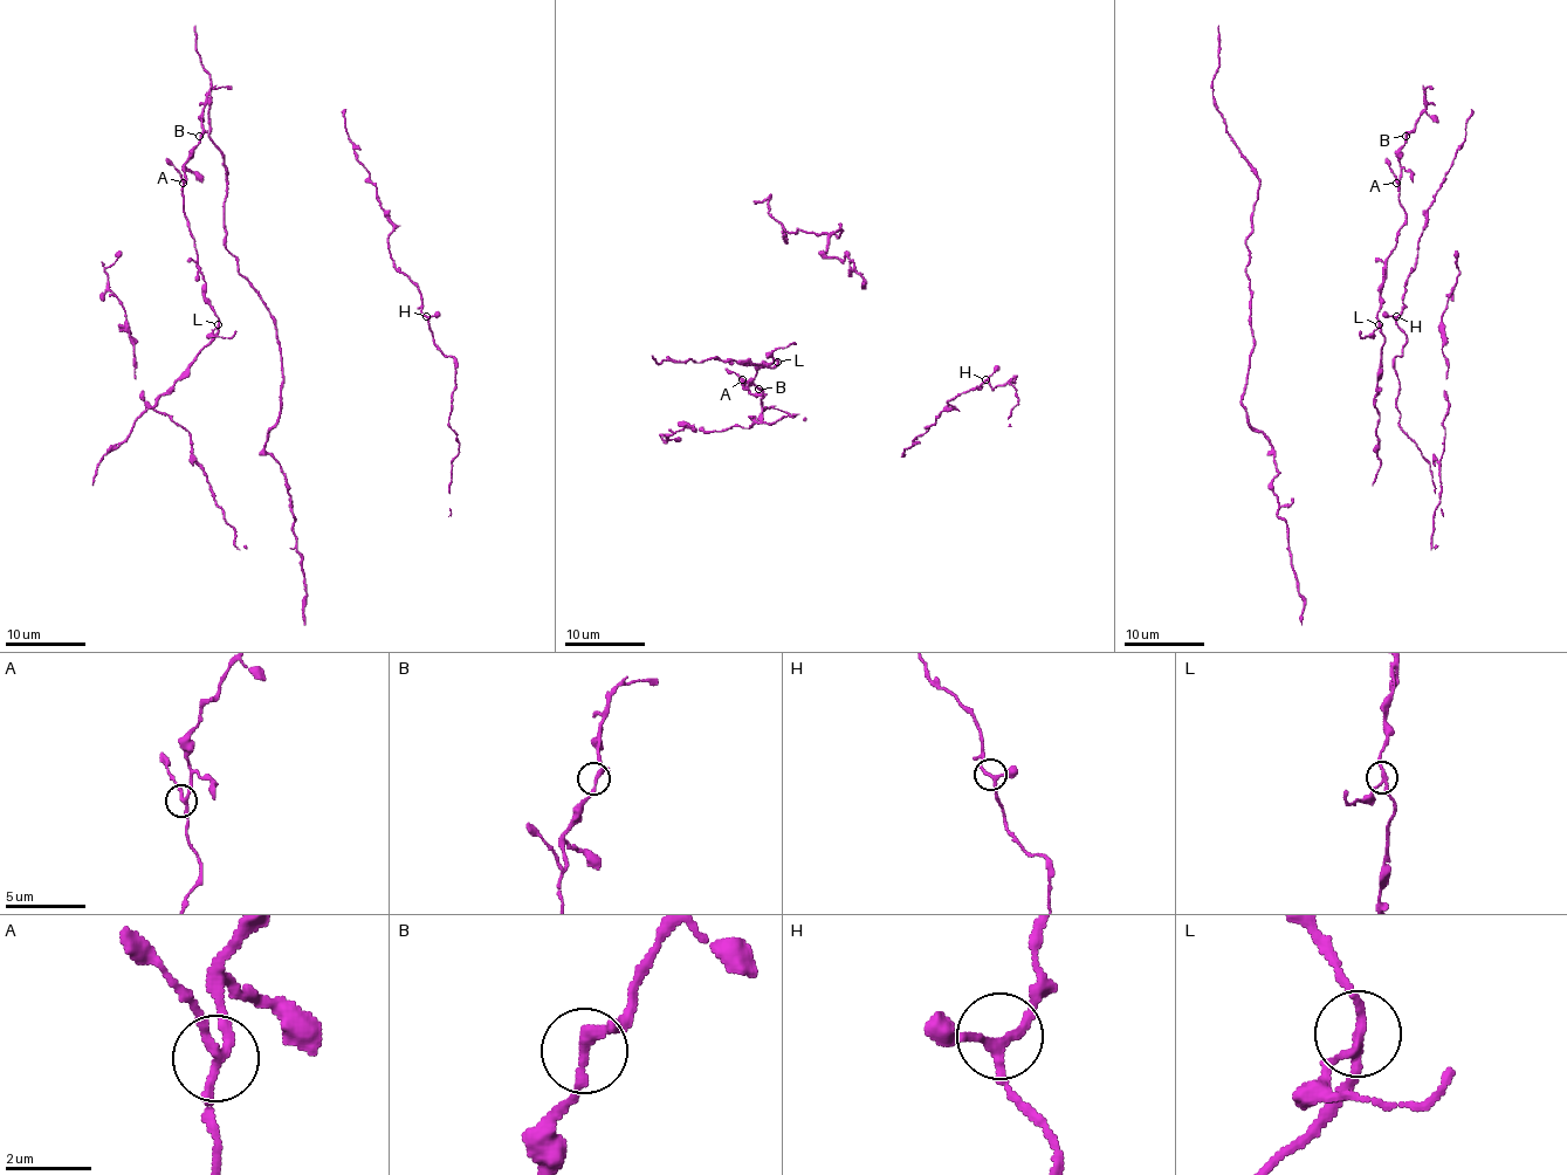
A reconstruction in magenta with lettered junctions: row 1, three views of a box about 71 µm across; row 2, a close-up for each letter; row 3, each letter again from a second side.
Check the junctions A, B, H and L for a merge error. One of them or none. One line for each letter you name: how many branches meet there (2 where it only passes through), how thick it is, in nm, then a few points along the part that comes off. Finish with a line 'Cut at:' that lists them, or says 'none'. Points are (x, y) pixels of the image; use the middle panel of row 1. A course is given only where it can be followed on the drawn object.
L: Branches: 3. Thickness 180 nm. Course of the part to remove: (777, 361), (772, 357), (775, 351), (795, 343)
Cut at: L

